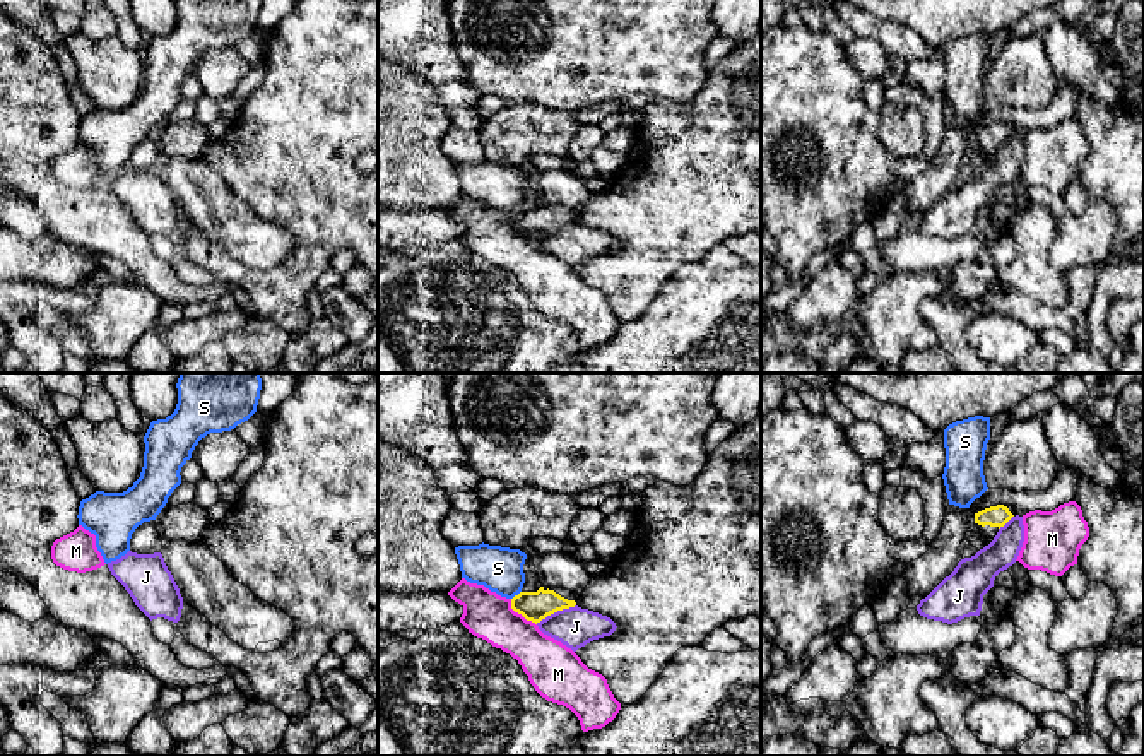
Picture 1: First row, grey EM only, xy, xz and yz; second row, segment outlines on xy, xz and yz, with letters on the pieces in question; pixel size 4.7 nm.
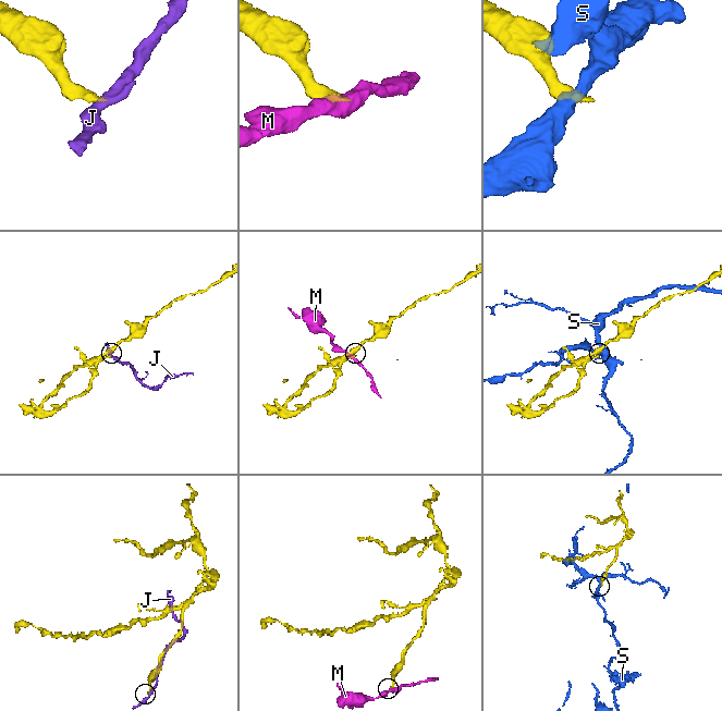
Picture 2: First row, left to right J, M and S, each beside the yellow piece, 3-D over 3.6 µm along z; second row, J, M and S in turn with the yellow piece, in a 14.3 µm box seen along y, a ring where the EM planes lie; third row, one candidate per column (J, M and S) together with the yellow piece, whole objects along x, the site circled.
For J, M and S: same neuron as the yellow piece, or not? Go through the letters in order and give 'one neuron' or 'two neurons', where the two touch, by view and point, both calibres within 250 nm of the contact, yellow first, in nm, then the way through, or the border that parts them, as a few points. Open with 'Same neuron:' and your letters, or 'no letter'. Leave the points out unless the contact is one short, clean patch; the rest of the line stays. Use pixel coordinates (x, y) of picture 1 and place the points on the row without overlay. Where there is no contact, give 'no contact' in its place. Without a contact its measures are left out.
Same neuron: no letter
J: two neurons | xz (554, 228) | 140/190 nm | along xz (575, 221), (558, 226), (536, 240)
M: two neurons | xz (520, 230) | 140/220 nm | along xz (510, 216), (510, 223), (536, 242)
S: two neurons | xz (515, 212) | 140/220 nm | along xz (520, 207), (512, 216)

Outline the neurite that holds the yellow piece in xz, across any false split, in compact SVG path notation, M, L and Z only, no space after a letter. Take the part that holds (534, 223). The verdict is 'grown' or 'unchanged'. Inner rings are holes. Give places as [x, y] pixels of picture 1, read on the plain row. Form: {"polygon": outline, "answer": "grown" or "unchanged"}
{"polygon": "M540 204L537 209L520 209L511 216L511 226L527 238L540 239L547 233L576 222L576 212L566 205Z", "answer": "grown"}

